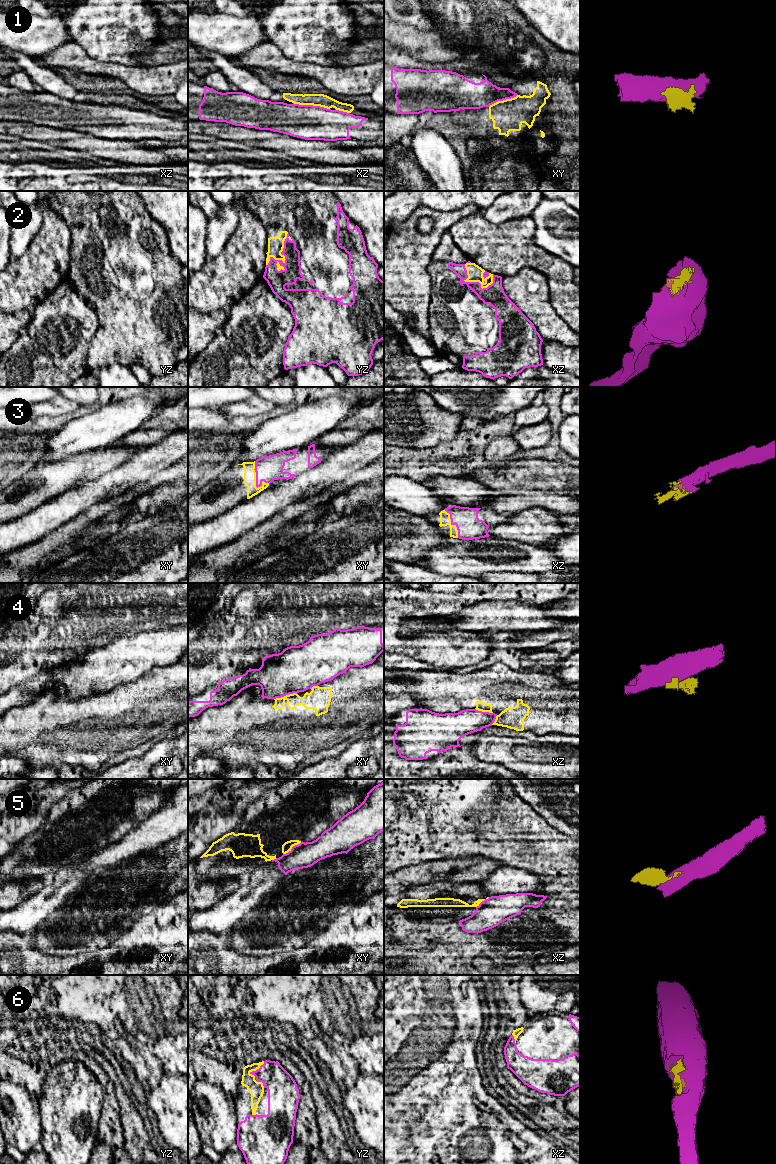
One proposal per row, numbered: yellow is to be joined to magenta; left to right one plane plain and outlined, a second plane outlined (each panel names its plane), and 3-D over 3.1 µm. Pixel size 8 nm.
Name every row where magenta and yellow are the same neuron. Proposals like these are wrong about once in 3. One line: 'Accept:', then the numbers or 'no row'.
Accept: 2, 3, 6

